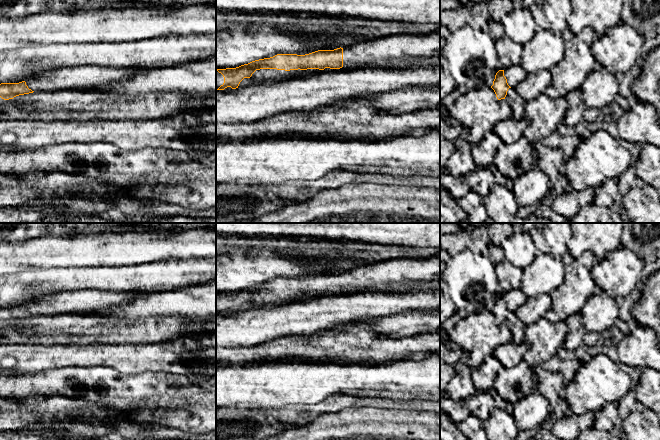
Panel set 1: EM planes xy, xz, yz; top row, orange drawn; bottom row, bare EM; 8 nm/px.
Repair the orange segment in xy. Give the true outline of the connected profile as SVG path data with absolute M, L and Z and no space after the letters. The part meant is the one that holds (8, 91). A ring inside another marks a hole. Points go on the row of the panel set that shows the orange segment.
M97 65L65 67L28 78L19 83L1 83L0 97L4 100L38 91L82 90L132 78L146 68L115 68Z

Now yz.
M521 65L511 66L505 70L499 70L491 88L494 90L498 100L505 99L509 88L515 88L527 77L527 72Z

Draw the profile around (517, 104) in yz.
M509 88L505 97L512 110L512 117L516 120L521 120L525 117L526 101L515 91L514 88Z

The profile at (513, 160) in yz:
M525 136L510 145L500 143L496 150L493 164L512 181L533 167L534 146Z

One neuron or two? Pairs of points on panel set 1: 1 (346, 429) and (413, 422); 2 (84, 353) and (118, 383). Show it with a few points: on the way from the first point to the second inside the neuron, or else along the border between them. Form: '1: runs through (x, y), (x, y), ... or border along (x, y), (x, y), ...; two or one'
1: runs through (363, 429), (396, 429); one
2: border along (75, 366), (109, 366), (122, 372); two

